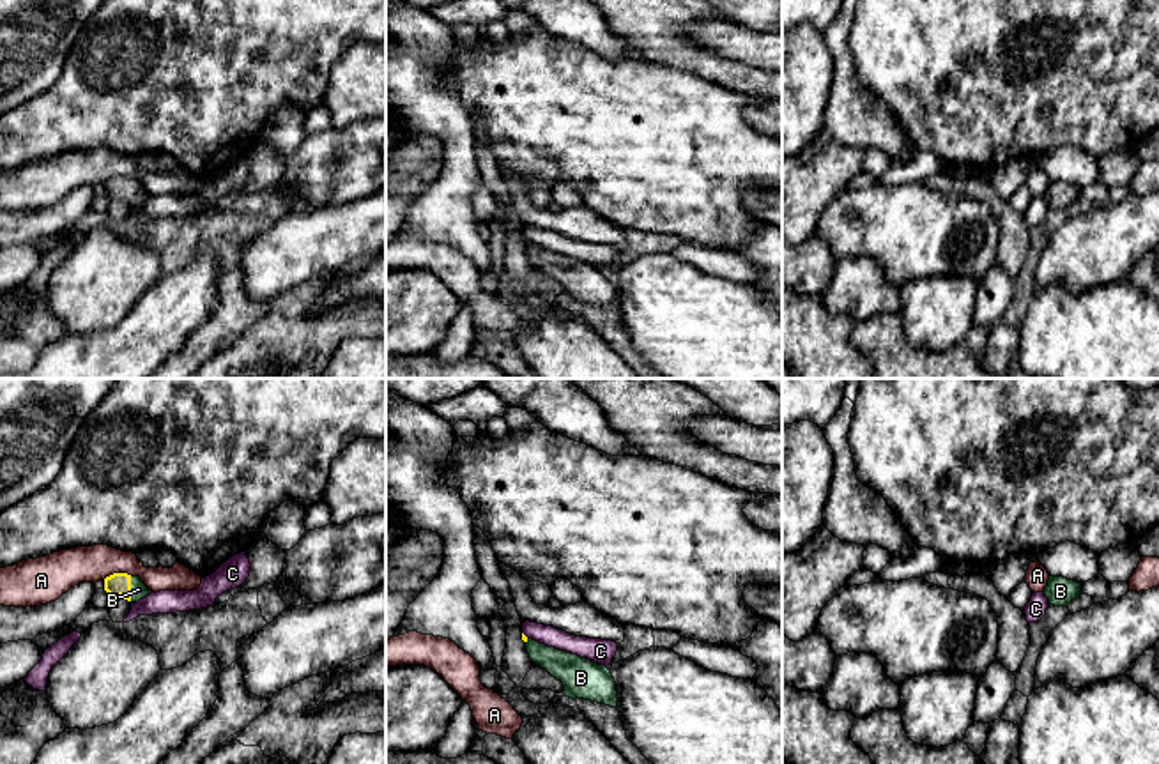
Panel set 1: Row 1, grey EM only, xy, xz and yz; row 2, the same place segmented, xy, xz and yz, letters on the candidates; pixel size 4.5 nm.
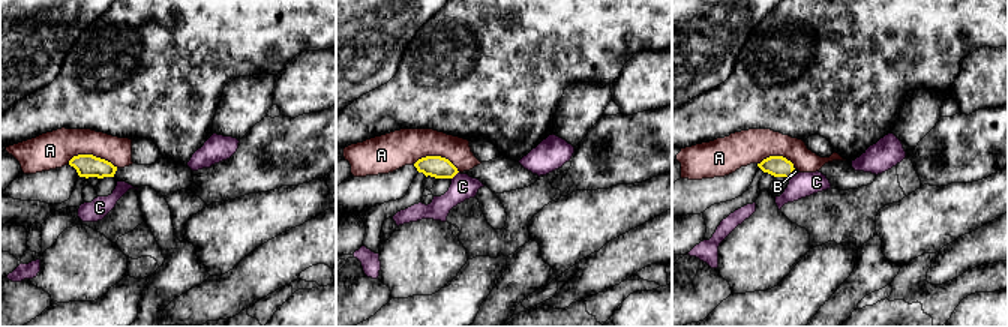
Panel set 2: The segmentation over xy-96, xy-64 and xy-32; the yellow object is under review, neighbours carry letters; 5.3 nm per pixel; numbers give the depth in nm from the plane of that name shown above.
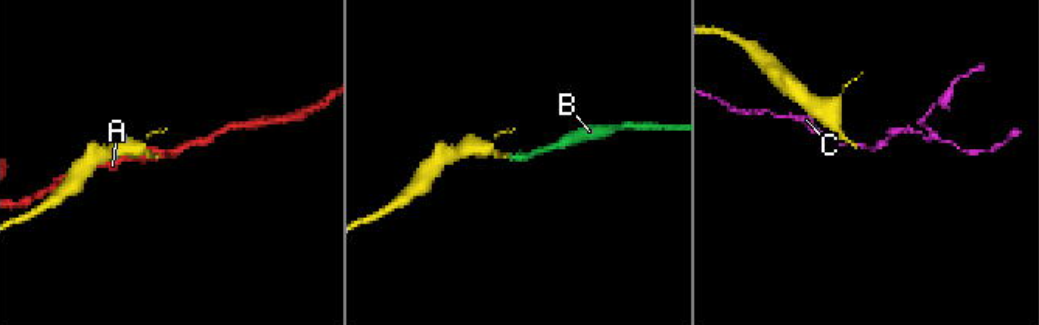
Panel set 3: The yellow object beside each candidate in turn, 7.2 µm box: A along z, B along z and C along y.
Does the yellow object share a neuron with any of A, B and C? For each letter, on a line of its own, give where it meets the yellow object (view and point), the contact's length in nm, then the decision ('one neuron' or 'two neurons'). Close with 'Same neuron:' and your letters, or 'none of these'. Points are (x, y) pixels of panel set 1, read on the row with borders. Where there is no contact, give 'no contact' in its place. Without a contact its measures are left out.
A: contact xy (117, 573); length 140 nm; two neurons
B: contact xy (130, 589); length 110 nm; one neuron
C: contact xz (524, 635); length 40 nm; two neurons
Same neuron: B

